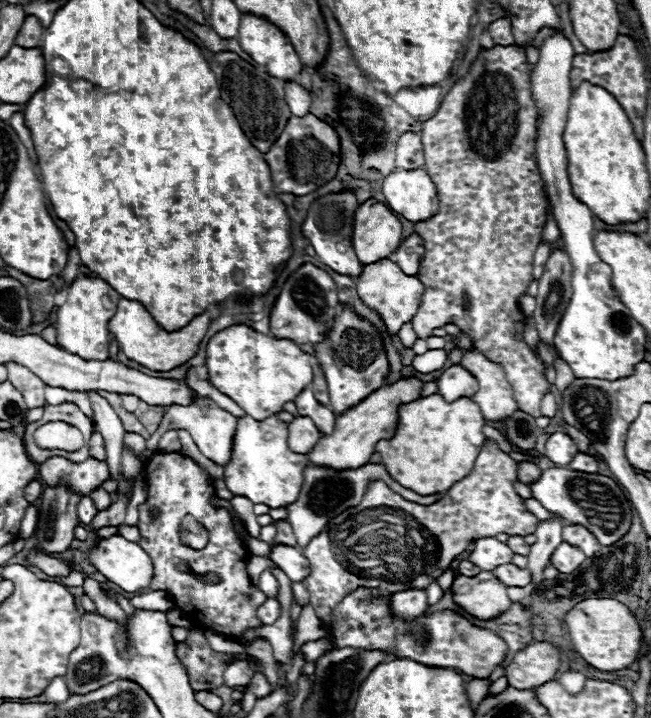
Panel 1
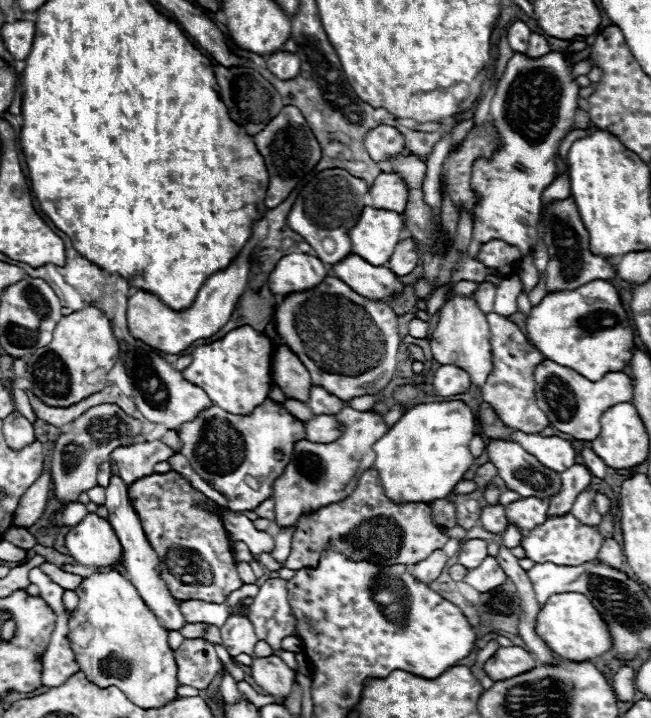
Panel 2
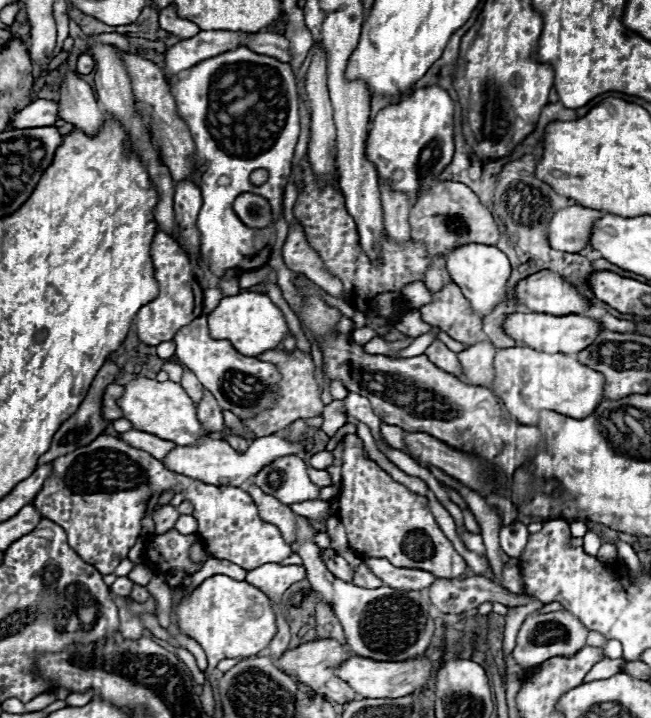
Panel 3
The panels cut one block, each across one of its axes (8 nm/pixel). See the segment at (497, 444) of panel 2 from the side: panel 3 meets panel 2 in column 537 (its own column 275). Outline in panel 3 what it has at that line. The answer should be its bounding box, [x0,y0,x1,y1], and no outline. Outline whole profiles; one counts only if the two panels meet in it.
[254,456,318,504]

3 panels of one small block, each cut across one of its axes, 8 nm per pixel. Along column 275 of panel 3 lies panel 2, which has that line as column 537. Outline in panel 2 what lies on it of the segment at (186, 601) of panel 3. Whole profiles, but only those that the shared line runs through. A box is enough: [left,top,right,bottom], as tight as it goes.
[536,592,612,660]

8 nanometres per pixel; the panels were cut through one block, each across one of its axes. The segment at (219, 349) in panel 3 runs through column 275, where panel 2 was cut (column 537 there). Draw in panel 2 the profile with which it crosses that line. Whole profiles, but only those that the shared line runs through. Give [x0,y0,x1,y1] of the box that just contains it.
[534,360,632,440]

